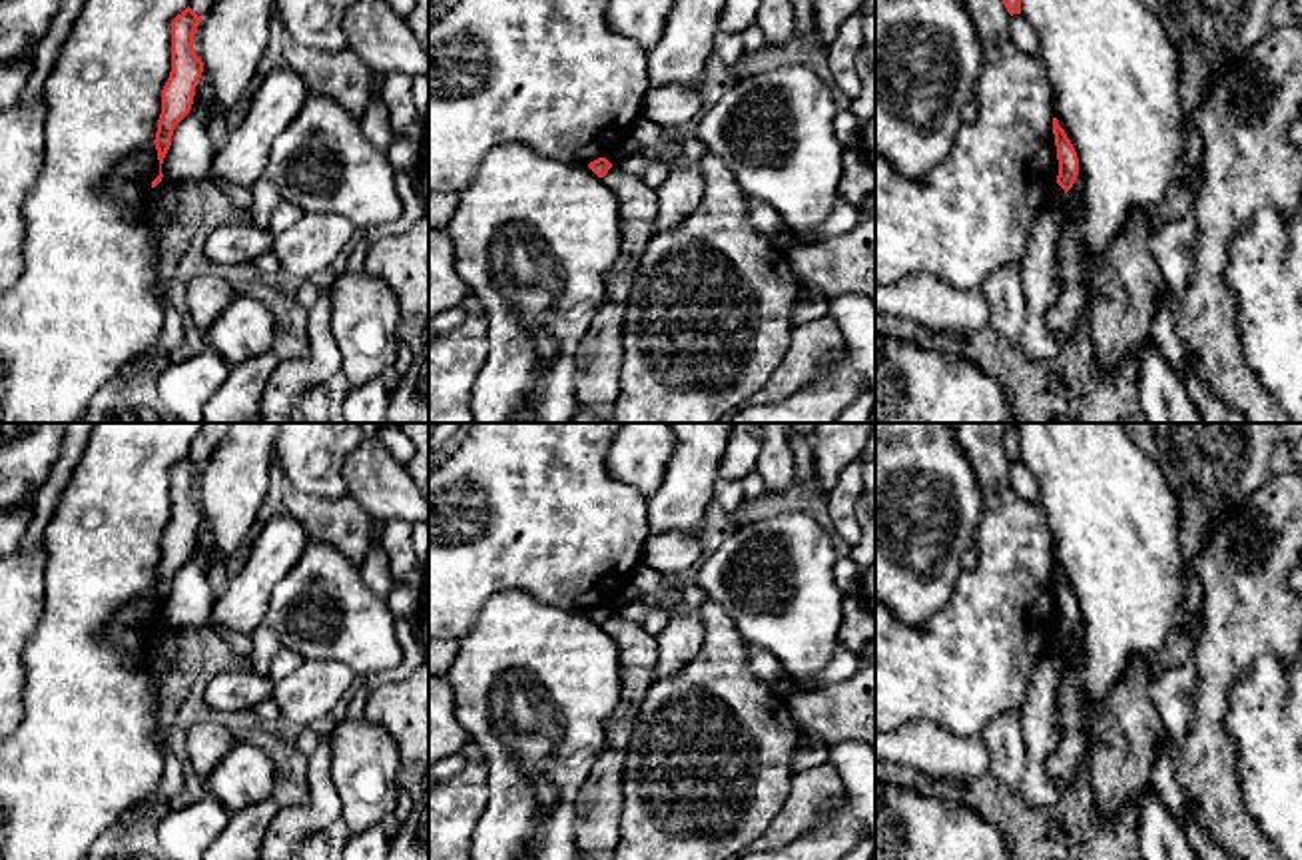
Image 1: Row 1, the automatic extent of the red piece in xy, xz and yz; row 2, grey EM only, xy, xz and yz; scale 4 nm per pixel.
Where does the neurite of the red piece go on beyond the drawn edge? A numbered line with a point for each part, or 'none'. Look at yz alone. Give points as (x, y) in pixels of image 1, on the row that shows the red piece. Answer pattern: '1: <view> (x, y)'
none

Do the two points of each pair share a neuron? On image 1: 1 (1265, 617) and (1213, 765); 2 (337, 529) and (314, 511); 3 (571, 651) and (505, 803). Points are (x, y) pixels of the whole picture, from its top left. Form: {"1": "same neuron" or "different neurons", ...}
{"1": "same neuron", "2": "same neuron", "3": "same neuron"}

